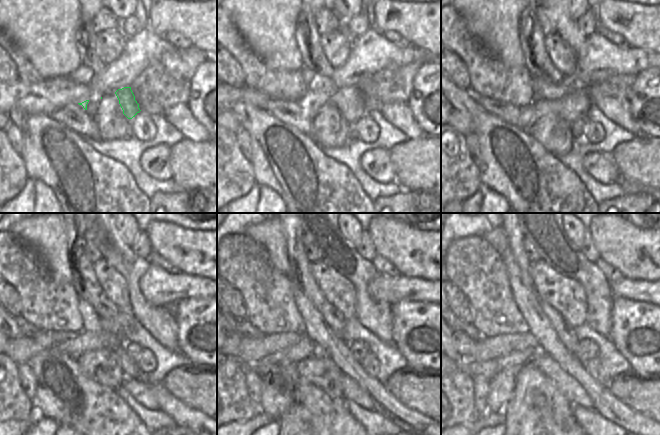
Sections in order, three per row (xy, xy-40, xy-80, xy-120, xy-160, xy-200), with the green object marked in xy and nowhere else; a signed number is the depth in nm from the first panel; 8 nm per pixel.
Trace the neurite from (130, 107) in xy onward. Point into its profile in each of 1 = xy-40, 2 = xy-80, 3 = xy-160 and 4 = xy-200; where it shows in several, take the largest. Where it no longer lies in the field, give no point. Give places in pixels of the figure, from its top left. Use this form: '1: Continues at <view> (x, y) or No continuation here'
1: Continues at xy-40 (348, 100)
2: Continues at xy-80 (575, 105)
3: Continues at xy-160 (305, 348)
4: Continues at xy-200 (513, 361).

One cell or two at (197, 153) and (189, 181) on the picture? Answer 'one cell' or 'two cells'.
one cell

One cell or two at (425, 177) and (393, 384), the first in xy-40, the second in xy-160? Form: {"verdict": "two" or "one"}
{"verdict": "one"}

